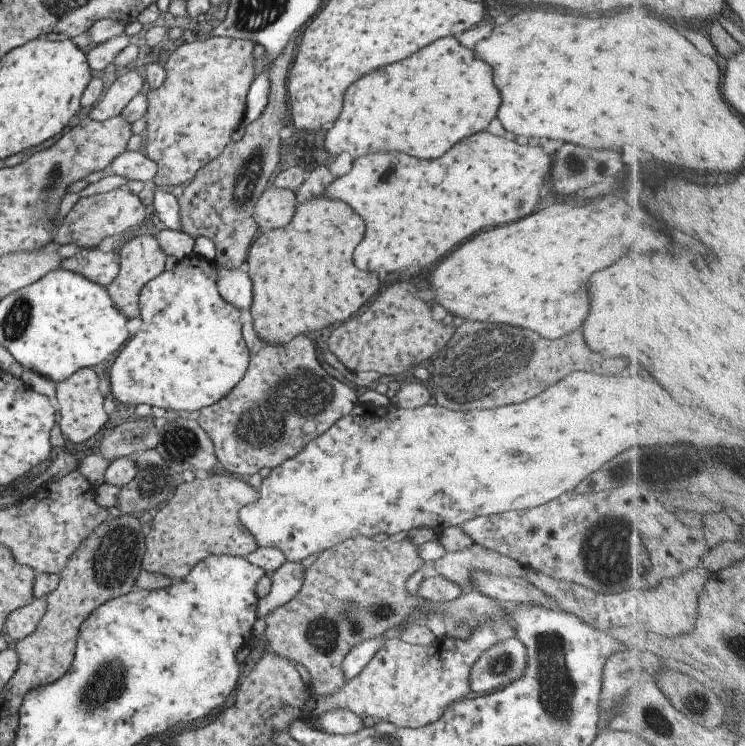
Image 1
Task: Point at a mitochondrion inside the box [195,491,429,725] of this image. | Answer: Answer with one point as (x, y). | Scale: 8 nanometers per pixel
(350, 616)

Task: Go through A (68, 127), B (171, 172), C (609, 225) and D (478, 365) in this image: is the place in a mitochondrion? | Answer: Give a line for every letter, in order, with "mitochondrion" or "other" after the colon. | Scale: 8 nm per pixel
A: other
B: other
C: other
D: mitochondrion

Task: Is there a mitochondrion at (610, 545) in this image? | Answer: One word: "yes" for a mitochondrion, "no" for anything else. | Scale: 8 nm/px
yes

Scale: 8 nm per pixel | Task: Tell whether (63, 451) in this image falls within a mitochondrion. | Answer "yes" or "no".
no

